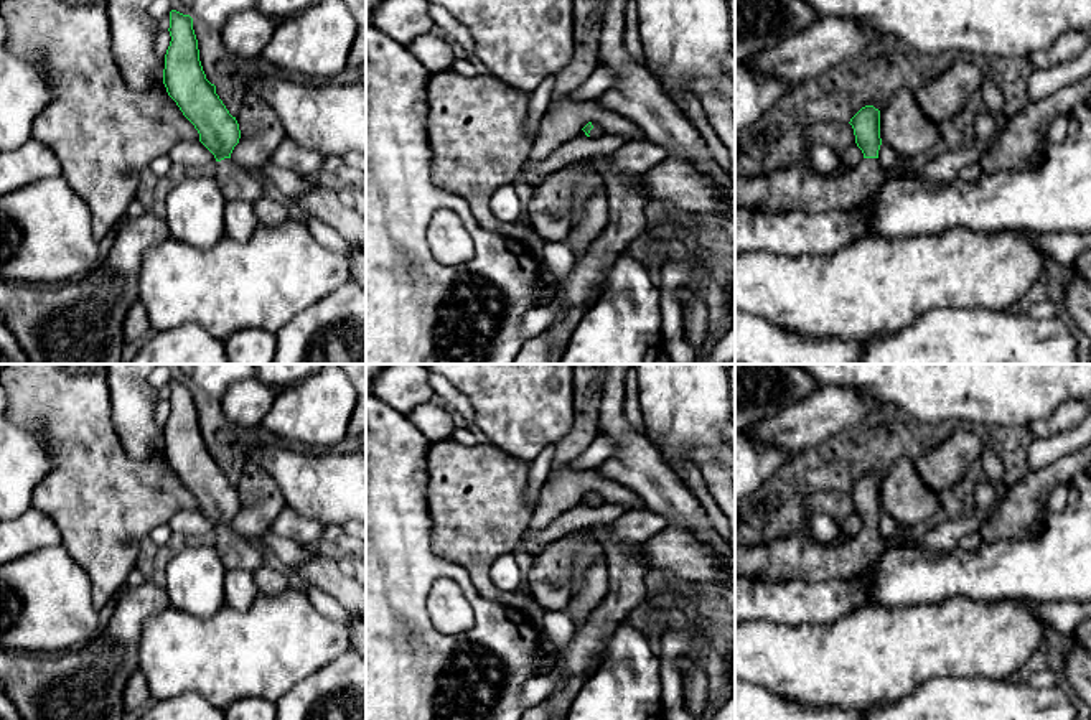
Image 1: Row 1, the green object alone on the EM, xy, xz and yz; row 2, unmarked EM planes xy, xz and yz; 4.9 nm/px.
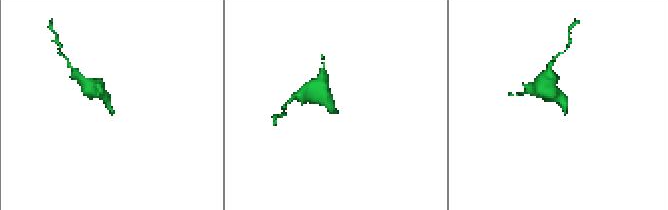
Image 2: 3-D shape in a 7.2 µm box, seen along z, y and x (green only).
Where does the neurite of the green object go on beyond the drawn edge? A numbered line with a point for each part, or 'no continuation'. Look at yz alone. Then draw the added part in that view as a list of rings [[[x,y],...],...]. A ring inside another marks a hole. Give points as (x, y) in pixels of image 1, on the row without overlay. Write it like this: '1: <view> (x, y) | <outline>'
1: yz (791, 557) | [[[862,527],[855,537],[831,547],[789,535],[763,545],[738,547],[735,577],[765,582],[847,582],[860,575],[890,547],[905,542],[910,542],[905,527],[898,527],[892,539],[885,539],[878,527]]]

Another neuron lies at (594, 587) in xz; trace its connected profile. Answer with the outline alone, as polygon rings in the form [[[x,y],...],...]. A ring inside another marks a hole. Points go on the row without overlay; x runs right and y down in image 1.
[[[598,560],[578,572],[578,575],[582,587],[567,606],[575,626],[583,624],[587,616],[603,601],[608,591],[608,567],[603,560]]]

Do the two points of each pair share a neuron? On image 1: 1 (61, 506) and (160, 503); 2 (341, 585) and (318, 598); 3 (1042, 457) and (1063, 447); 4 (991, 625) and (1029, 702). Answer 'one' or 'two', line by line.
1: one
2: two
3: one
4: two

